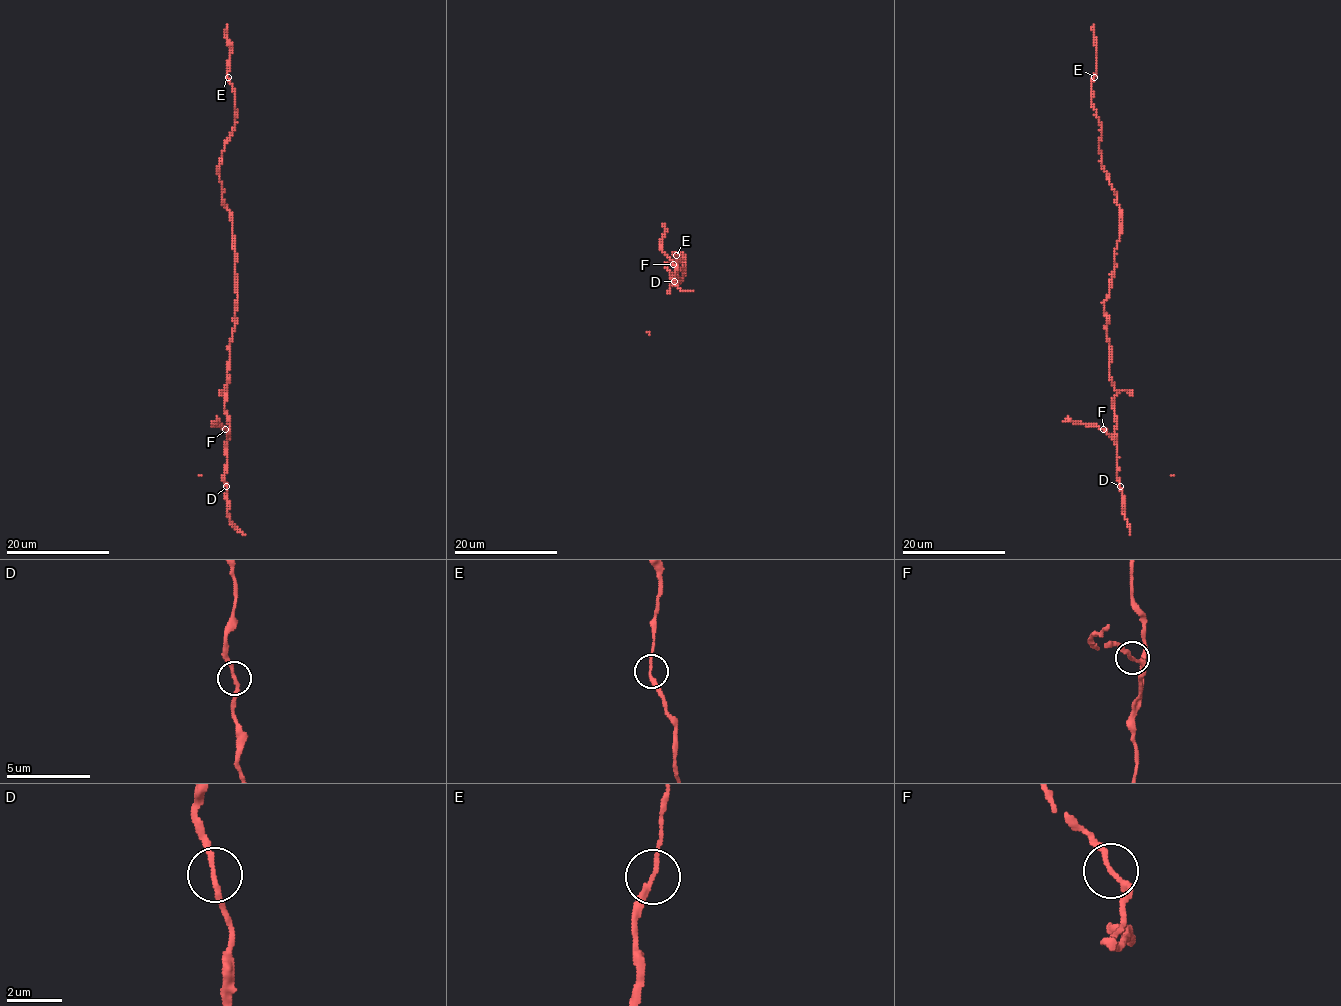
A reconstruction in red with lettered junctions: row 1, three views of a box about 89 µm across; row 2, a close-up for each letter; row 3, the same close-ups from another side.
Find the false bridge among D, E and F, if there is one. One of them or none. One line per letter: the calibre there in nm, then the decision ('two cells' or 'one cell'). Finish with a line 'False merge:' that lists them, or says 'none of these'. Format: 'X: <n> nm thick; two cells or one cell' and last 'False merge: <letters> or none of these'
D: 190 nm thick; one cell
E: 190 nm thick; one cell
F: 200 nm thick; one cell
False merge: none of these

